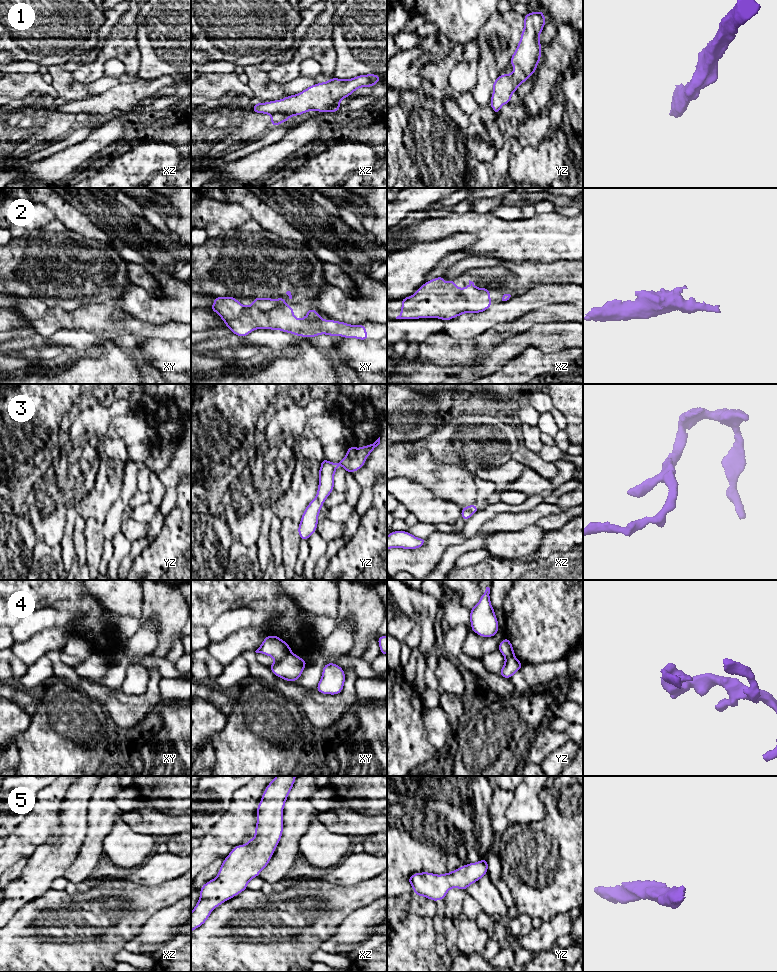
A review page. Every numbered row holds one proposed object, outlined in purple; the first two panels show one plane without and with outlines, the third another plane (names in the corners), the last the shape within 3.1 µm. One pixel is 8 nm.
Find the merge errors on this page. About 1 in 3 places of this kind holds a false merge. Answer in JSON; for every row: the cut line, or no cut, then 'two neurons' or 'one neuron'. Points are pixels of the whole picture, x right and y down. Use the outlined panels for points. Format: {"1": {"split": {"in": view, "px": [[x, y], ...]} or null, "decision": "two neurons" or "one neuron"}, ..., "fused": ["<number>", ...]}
{"1": {"split": null, "decision": "one neuron"}, "2": {"split": null, "decision": "one neuron"}, "3": {"split": null, "decision": "one neuron"}, "4": {"split": {"in": "xy", "px": [[291, 651], [275, 660]]}, "decision": "two neurons"}, "5": {"split": null, "decision": "one neuron"}, "fused": ["4"]}

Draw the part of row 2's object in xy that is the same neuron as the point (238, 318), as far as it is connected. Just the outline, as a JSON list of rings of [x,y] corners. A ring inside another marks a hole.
[[[214,296],[214,304],[210,306],[210,309],[222,318],[226,328],[229,328],[233,334],[239,337],[245,337],[256,329],[270,329],[306,338],[326,334],[332,337],[340,335],[343,338],[370,339],[365,325],[350,325],[336,320],[321,319],[320,314],[312,308],[308,308],[307,315],[304,318],[297,319],[294,317],[294,309],[286,304],[284,298],[285,296],[278,299],[255,297],[250,306],[244,306],[233,296]]]

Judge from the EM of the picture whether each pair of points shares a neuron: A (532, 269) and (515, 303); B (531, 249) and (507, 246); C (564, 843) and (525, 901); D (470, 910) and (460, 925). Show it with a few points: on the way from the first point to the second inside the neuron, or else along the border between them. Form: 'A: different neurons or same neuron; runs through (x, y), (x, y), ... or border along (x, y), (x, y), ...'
A: different neurons; border along (555, 284), (531, 285)
B: same neuron; runs through (525, 246), (513, 246)
C: same neuron; runs through (565, 861), (565, 876), (543, 898)
D: different neurons; border along (462, 912), (474, 921)

